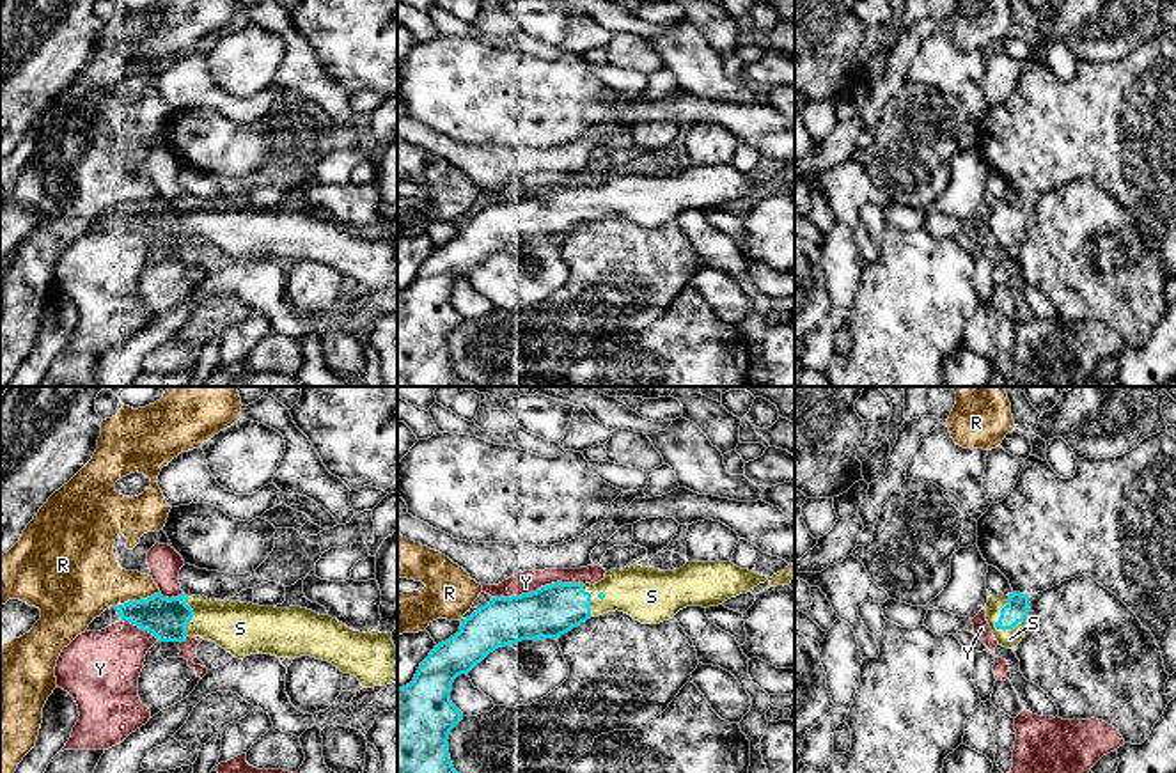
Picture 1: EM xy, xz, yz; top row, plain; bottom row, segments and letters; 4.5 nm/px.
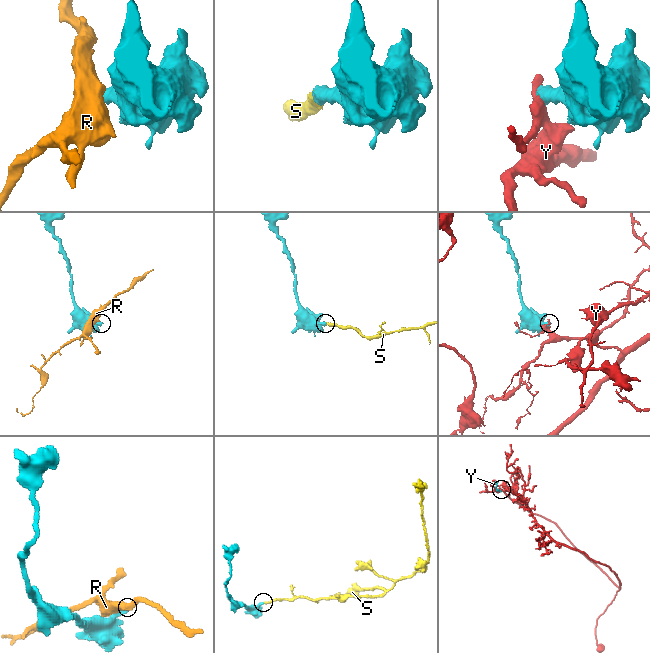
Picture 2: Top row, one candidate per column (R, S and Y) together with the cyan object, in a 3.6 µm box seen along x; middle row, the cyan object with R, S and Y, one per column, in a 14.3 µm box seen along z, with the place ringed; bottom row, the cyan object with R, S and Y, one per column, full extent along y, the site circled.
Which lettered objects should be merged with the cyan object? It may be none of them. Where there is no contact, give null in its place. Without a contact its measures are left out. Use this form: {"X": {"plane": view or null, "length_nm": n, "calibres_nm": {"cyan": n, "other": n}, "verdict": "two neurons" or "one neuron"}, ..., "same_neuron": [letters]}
{"R": {"plane": "xy", "length_nm": 220, "calibres_nm": {"cyan": 180, "other": 320}, "verdict": "two neurons"}, "S": {"plane": "yz", "length_nm": 180, "calibres_nm": {"cyan": 110, "other": 90}, "verdict": "one neuron"}, "Y": {"plane": "xz", "length_nm": 420, "calibres_nm": {"cyan": 240, "other": 100}, "verdict": "two neurons"}, "same_neuron": ["S"]}

